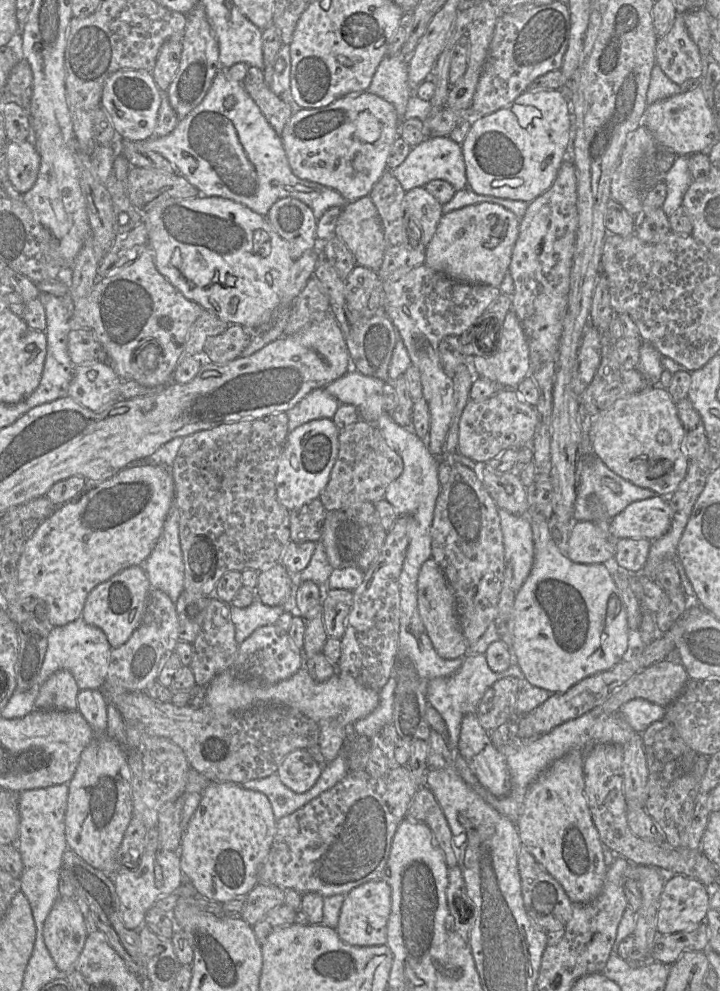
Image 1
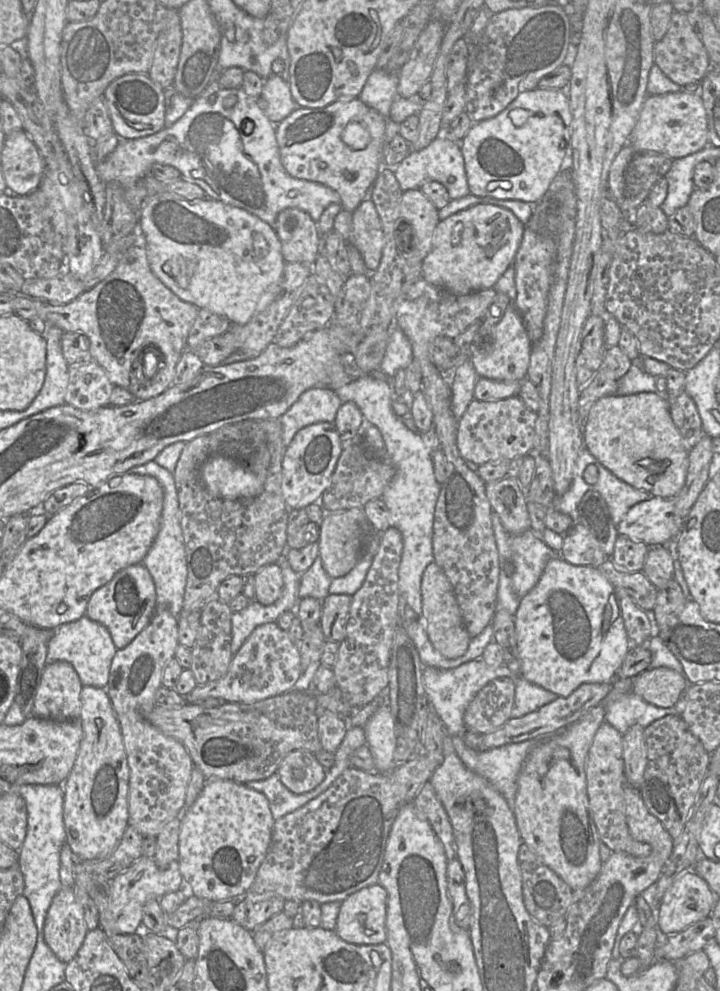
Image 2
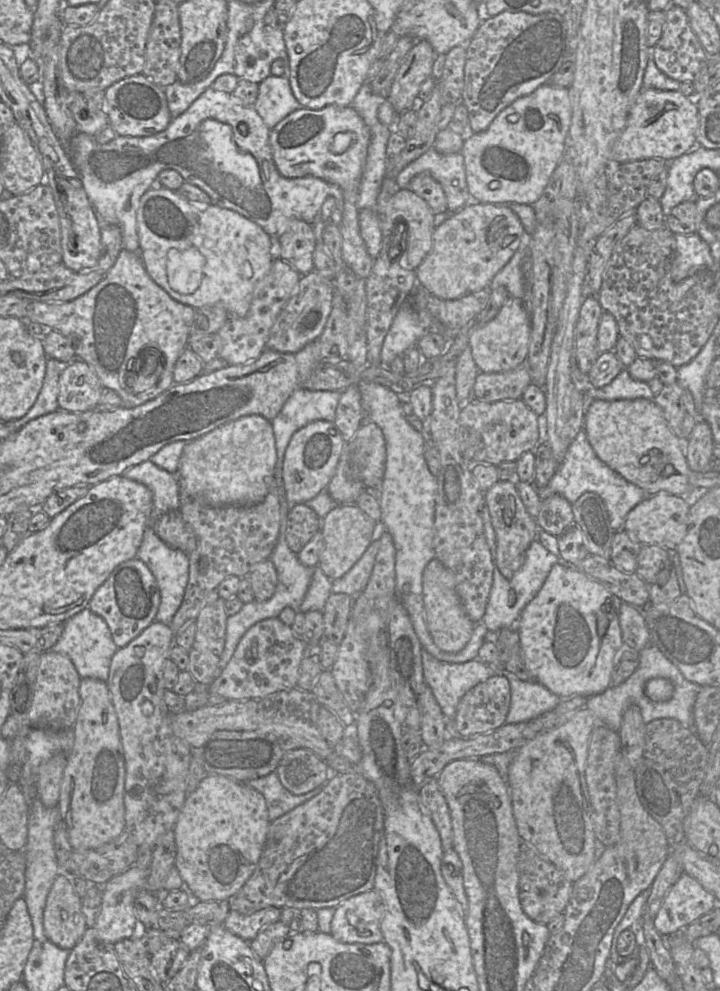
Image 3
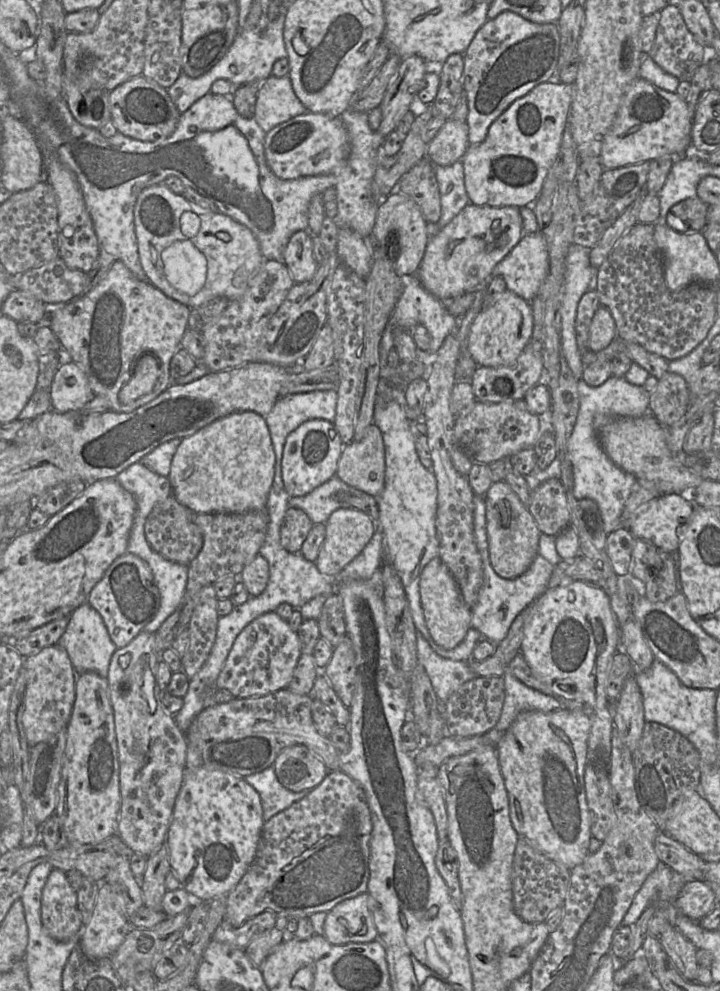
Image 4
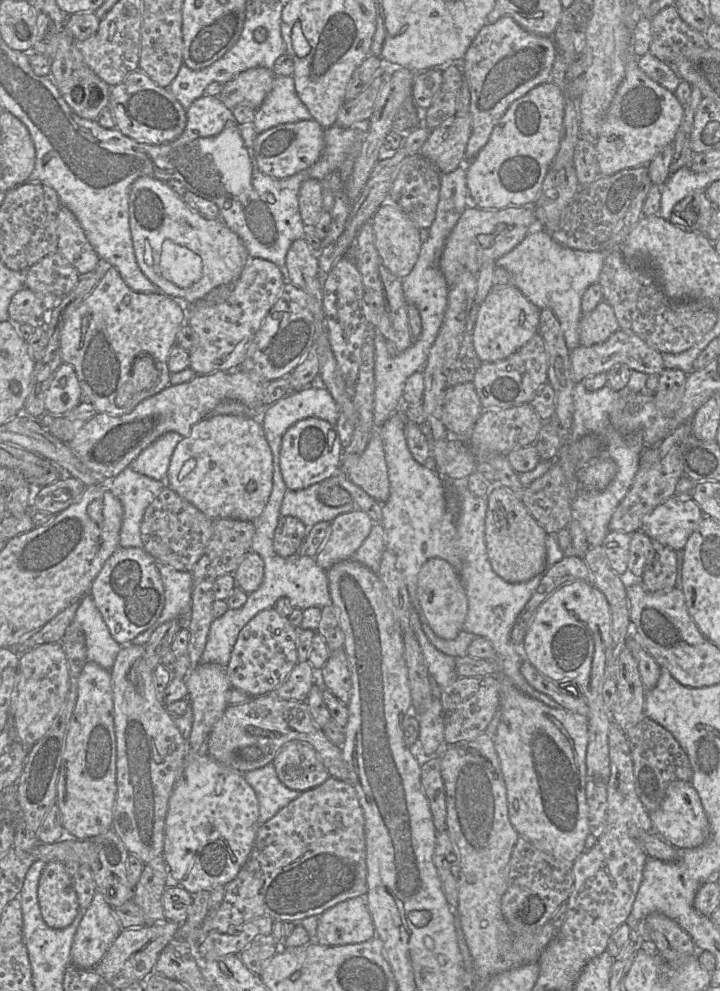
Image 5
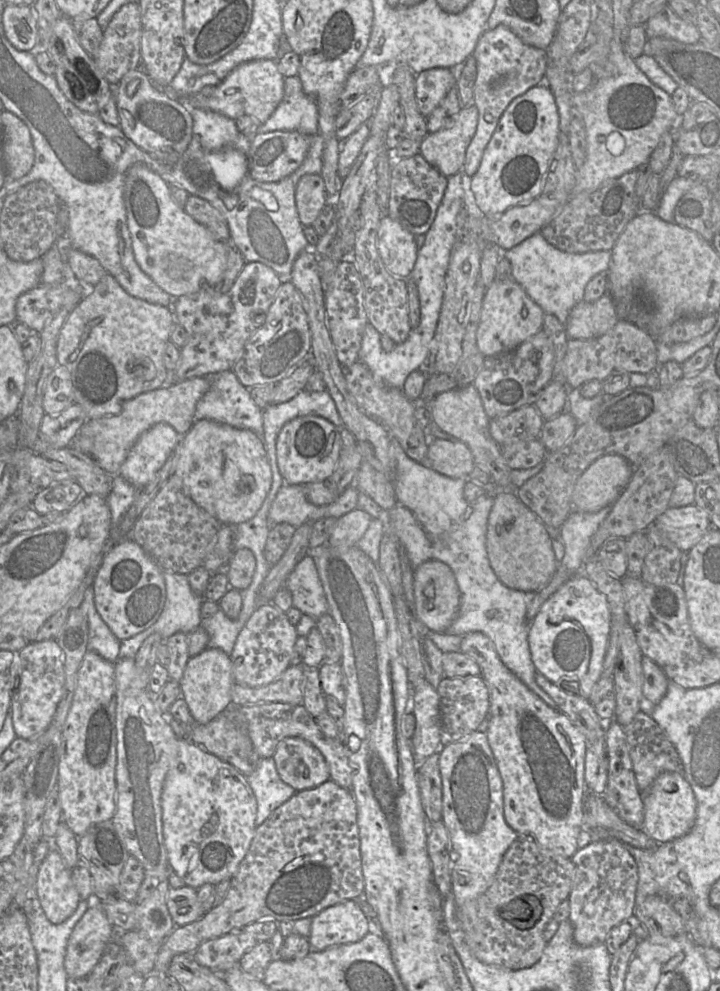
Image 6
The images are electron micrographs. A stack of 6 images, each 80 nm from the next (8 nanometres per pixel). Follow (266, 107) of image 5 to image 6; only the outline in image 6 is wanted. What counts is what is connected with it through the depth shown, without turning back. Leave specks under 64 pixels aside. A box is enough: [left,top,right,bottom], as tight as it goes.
[258,75,319,137]

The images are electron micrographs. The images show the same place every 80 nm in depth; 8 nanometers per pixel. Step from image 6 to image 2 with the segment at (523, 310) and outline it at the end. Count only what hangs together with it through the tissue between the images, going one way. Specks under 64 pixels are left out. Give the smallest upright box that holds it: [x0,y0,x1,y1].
[470,303,533,381]

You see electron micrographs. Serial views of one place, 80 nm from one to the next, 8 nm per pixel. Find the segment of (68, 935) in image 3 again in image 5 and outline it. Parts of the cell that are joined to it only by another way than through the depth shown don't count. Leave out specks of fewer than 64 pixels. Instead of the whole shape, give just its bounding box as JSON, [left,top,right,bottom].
[38,861,79,929]

